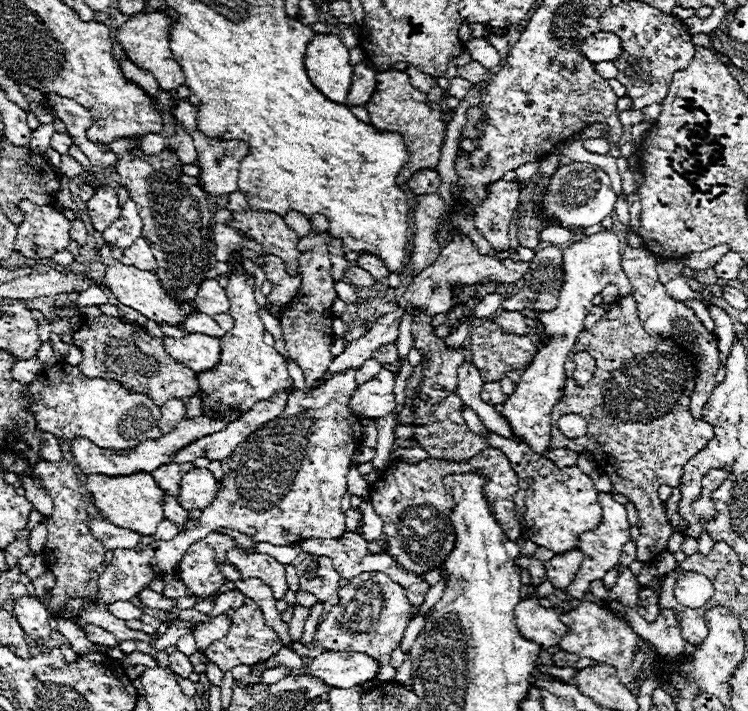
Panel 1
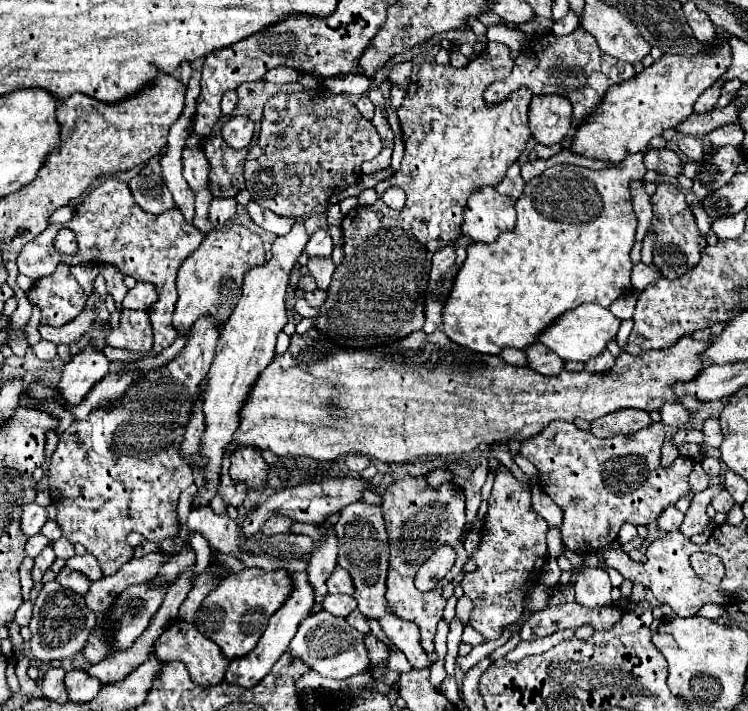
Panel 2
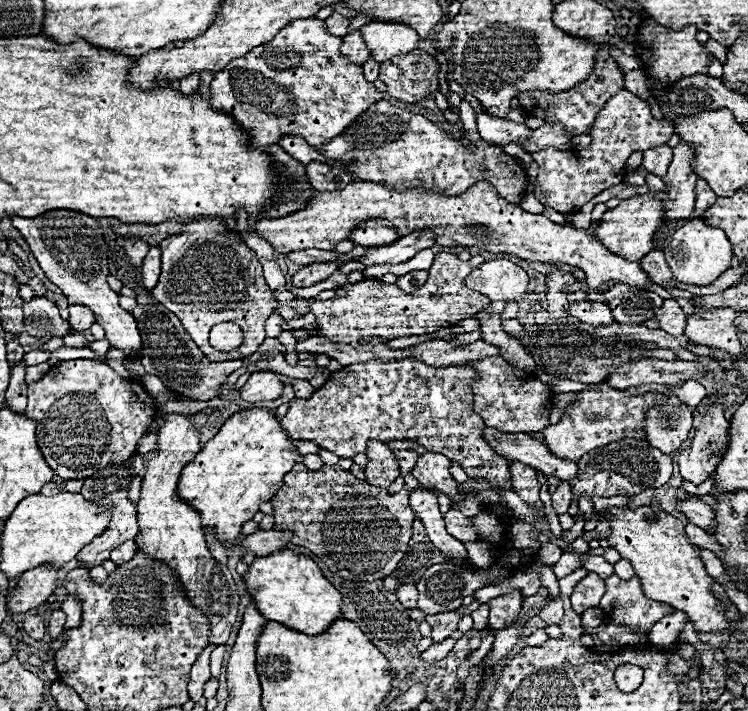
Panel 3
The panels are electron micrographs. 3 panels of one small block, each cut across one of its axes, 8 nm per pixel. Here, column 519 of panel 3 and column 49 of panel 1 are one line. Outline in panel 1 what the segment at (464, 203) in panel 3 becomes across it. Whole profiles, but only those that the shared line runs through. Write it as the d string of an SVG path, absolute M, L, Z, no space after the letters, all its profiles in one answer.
M22 200L18 206L24 212L24 220L22 220L22 226L18 226L16 246L14 246L14 250L20 256L34 258L34 260L52 258L56 252L68 248L68 242L70 242L70 220L66 216L62 216L56 210L52 210L50 206L32 204L30 200Z

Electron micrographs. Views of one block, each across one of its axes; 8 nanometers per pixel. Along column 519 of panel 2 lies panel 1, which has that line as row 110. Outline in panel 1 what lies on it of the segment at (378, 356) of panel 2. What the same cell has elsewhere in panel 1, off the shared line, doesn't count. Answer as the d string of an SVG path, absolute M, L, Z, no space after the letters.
M390 70L390 72L380 72L376 80L378 80L376 90L374 90L372 98L364 104L364 108L370 114L370 122L378 130L396 130L402 134L409 156L408 162L397 176L397 183L404 184L418 170L436 168L438 158L440 158L440 148L444 144L446 124L442 122L440 106L434 102L428 102L426 94L418 92L410 84L408 74L404 74L400 70Z

